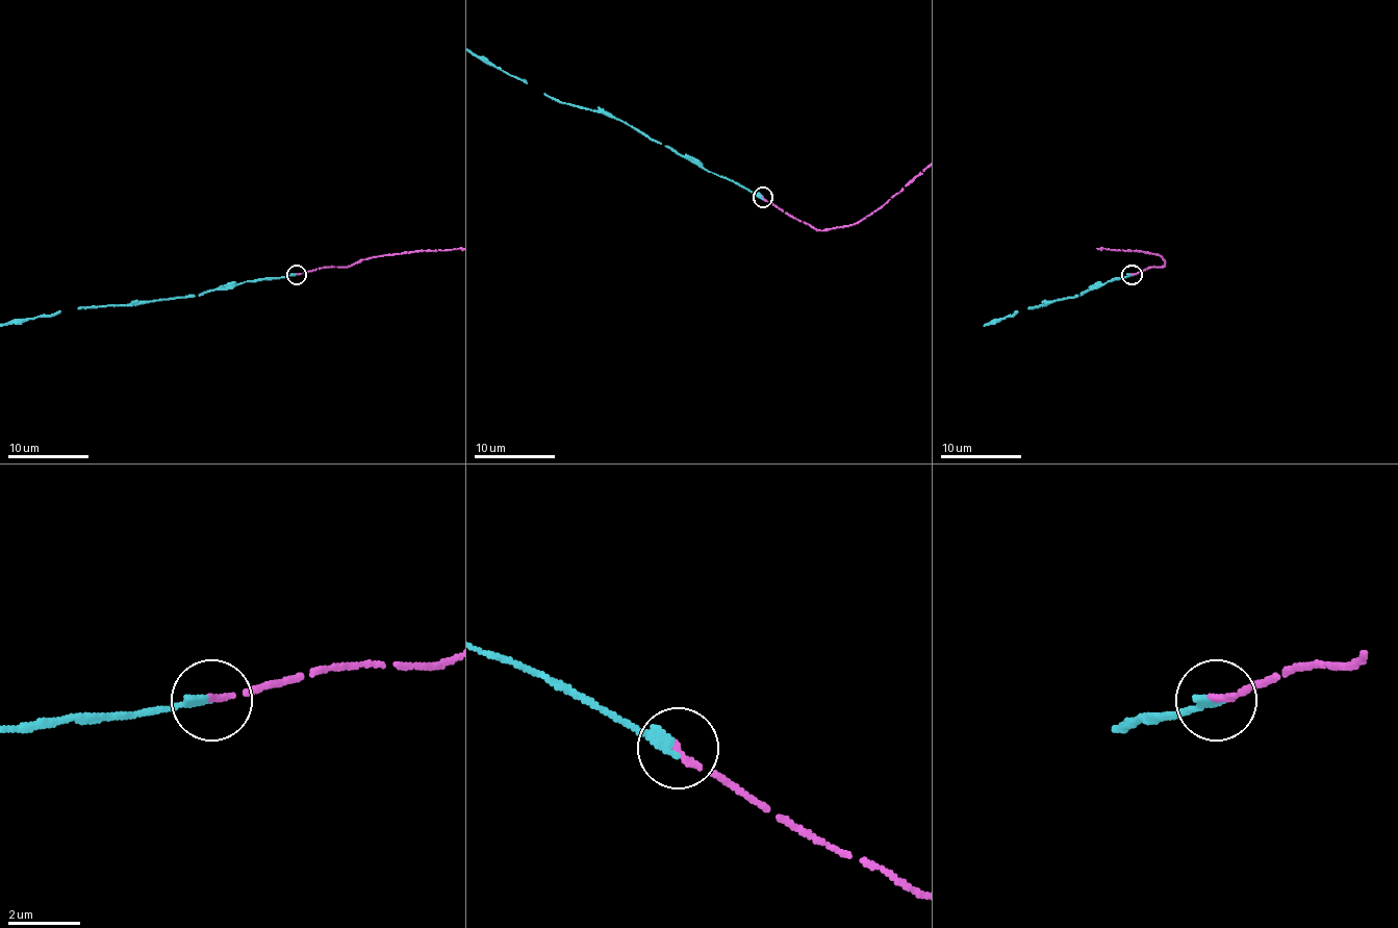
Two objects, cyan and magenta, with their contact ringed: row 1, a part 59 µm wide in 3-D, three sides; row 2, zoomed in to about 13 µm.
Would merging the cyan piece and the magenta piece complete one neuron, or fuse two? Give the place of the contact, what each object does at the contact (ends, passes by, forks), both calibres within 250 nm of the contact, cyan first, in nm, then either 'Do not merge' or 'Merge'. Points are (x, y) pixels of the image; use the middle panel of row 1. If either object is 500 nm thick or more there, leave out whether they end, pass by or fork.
Place: (763, 197). At the ring cyan ends. At the ring magenta ends. Thickness 240 nm (cyan) against 170 nm. Merge

